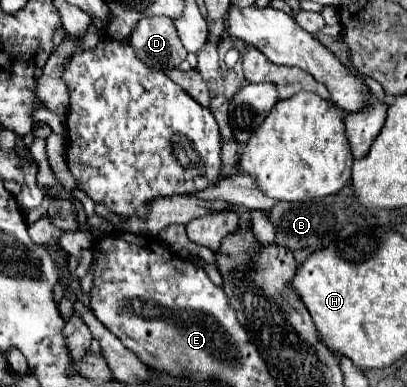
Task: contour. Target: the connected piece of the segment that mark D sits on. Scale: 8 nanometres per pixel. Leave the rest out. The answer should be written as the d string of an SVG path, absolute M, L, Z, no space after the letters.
M169 17L139 19L137 27L131 31L129 43L135 49L135 55L153 71L165 73L167 69L175 69L187 57Z

